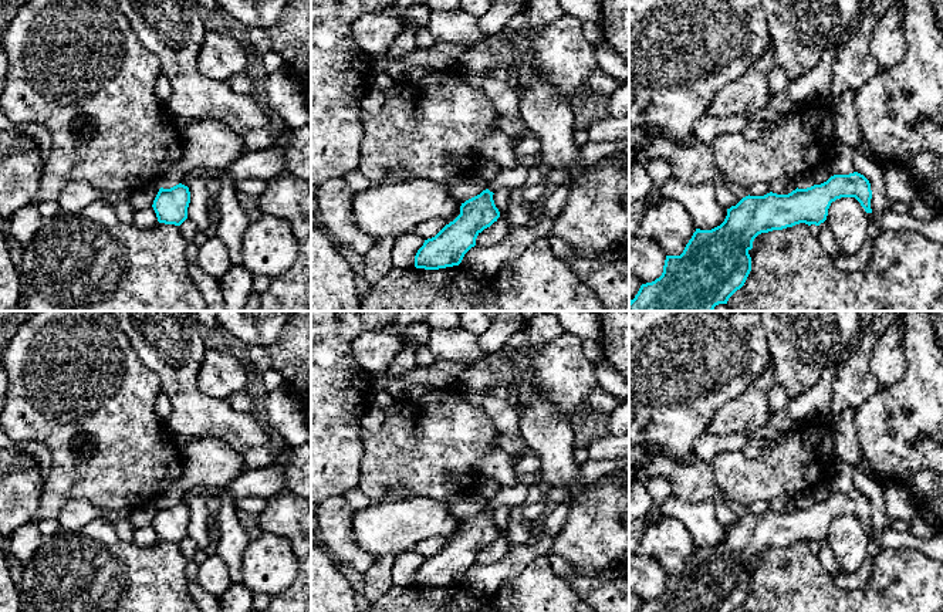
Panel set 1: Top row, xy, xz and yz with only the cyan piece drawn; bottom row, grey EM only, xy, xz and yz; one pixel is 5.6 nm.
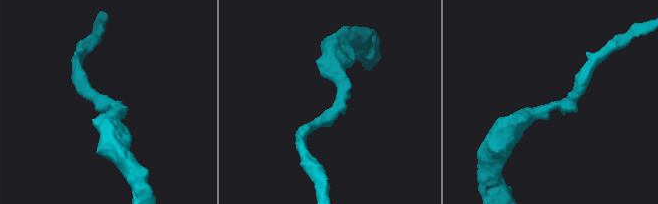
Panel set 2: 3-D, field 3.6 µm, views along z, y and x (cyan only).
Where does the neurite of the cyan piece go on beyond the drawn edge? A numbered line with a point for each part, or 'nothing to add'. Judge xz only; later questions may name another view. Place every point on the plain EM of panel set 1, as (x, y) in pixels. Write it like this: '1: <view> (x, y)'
nothing to add

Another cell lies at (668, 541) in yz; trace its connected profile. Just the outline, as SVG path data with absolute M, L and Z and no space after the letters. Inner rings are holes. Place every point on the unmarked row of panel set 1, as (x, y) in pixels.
M670 517L645 527L636 554L658 559L666 574L680 574L696 550L686 527Z

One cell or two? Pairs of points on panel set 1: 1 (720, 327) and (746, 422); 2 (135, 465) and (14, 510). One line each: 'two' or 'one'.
1: two
2: two

